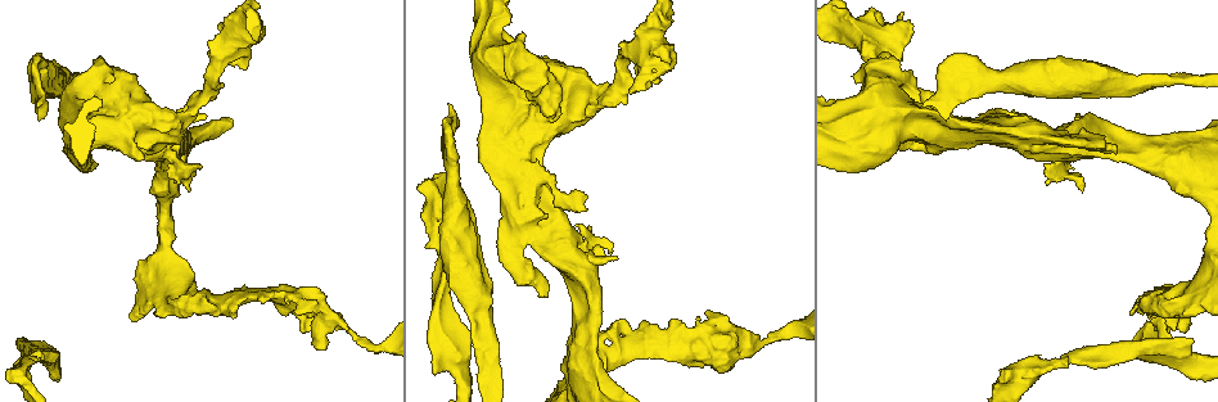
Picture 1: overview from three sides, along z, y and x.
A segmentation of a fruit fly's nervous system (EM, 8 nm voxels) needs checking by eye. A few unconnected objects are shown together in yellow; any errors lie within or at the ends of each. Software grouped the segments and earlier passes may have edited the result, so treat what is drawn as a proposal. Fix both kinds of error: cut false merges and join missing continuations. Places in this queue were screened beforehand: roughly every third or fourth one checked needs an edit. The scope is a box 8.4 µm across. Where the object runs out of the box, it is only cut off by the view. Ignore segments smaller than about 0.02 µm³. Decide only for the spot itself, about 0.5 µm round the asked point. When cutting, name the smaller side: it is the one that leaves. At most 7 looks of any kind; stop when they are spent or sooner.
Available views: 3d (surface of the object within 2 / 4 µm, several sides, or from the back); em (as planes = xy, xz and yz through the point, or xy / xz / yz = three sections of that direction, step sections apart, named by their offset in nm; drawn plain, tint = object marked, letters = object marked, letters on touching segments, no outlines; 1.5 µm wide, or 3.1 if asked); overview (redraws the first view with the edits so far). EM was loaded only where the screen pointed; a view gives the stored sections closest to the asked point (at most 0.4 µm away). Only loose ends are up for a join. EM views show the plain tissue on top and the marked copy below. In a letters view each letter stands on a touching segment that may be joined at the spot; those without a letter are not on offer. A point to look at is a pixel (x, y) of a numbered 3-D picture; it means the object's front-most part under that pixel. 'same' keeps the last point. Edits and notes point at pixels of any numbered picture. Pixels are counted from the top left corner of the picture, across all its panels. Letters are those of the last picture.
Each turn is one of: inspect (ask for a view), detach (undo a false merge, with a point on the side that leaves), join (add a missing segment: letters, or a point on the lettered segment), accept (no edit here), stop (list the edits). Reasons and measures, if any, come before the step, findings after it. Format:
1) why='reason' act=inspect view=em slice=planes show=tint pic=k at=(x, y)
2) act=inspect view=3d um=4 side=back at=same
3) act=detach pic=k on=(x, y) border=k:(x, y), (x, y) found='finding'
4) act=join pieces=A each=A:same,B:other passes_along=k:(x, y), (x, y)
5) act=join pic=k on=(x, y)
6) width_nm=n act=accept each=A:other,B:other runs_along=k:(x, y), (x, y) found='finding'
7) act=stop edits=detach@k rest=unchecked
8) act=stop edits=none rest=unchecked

why='branch stops here' act=inspect view=3d um=2 pic=1 at=(1076, 115)

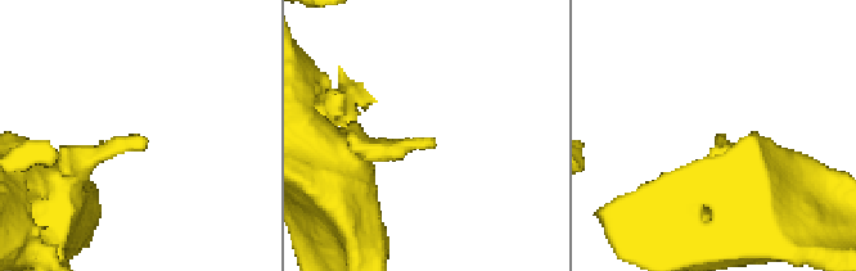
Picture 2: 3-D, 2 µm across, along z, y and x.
why='need the tissue' act=inspect view=em slice=yz step=8 show=tint pic=2 at=(718, 145)

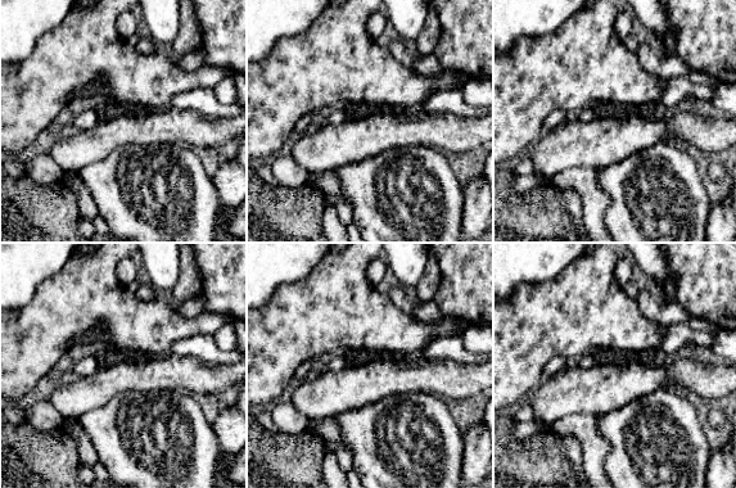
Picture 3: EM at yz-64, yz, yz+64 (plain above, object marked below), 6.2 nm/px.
why='another direction' act=inspect view=em slice=planes show=letters at=same

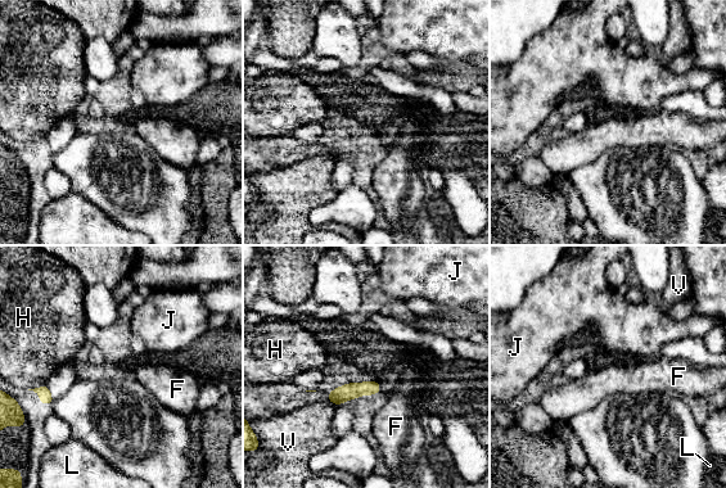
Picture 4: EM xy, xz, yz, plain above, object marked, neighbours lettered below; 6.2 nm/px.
longest_contact=H:120nm act=accept each=F:other,H:other,J:other,L:other,V:other found='no lettered segment goes on from it'

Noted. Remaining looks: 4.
why='abrupt turn' act=inspect view=3d um=4 pic=1 at=(112, 120)

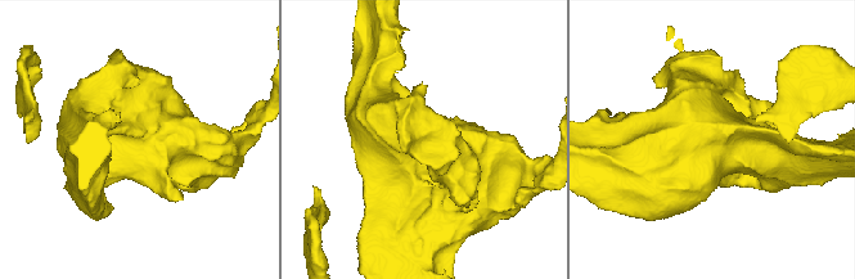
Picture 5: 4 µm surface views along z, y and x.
act=inspect view=em slice=planes show=letters pic=5 at=(140, 140)

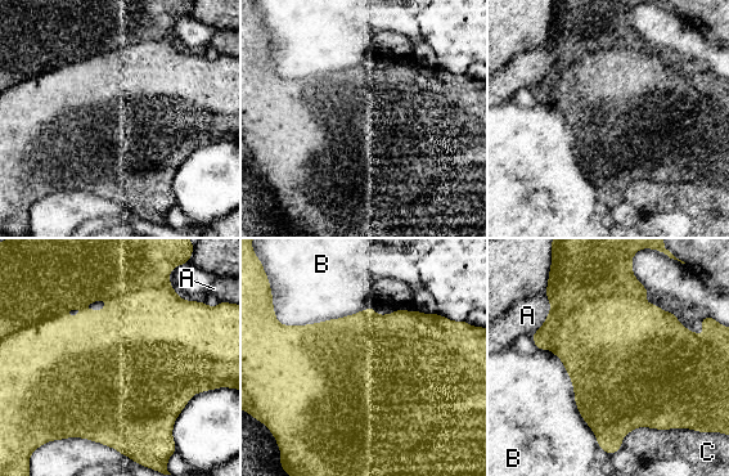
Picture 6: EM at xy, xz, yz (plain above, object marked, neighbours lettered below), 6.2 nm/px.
longest_contact=B:750nm act=detach pic=6 on=(129, 251) each=A:other,B:other,C:other border=6:(170, 286), (143, 287), (107, 300) found='a second neuron is stuck on'

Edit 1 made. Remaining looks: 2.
why='three-way junction' act=inspect view=3d um=2 pic=1 at=(433, 210)

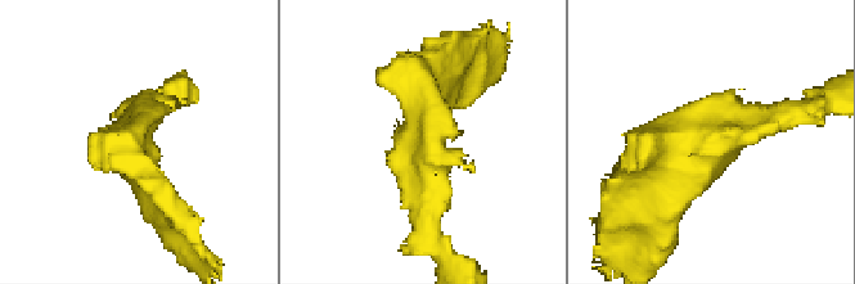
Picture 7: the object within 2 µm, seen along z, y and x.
arms=3 arm_widths_nm=180,190,200 why='shape alone is not enough' act=inspect view=em slice=planes show=letters pic=7 at=(415, 145)

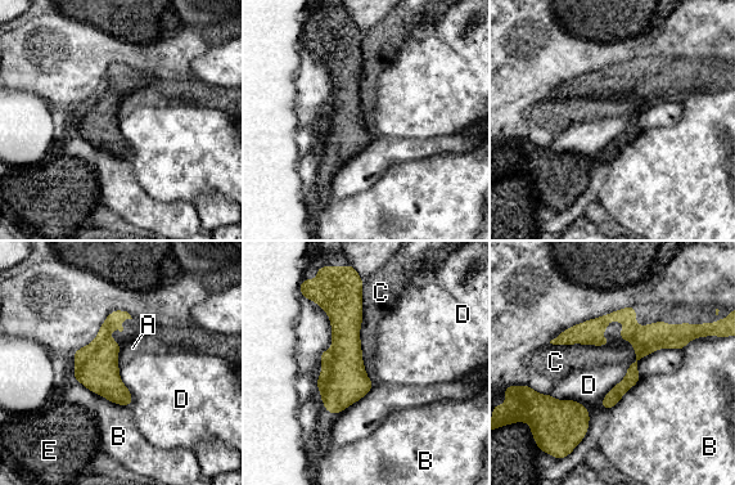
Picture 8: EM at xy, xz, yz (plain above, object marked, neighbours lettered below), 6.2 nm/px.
act=accept each=A:other,B:other,C:other,D:other,E:other border=8:(75, 378), (115, 403), (130, 405) found='continuous, no second neuron'

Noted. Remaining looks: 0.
act=stop edits=detach@6 rest=unchecked

